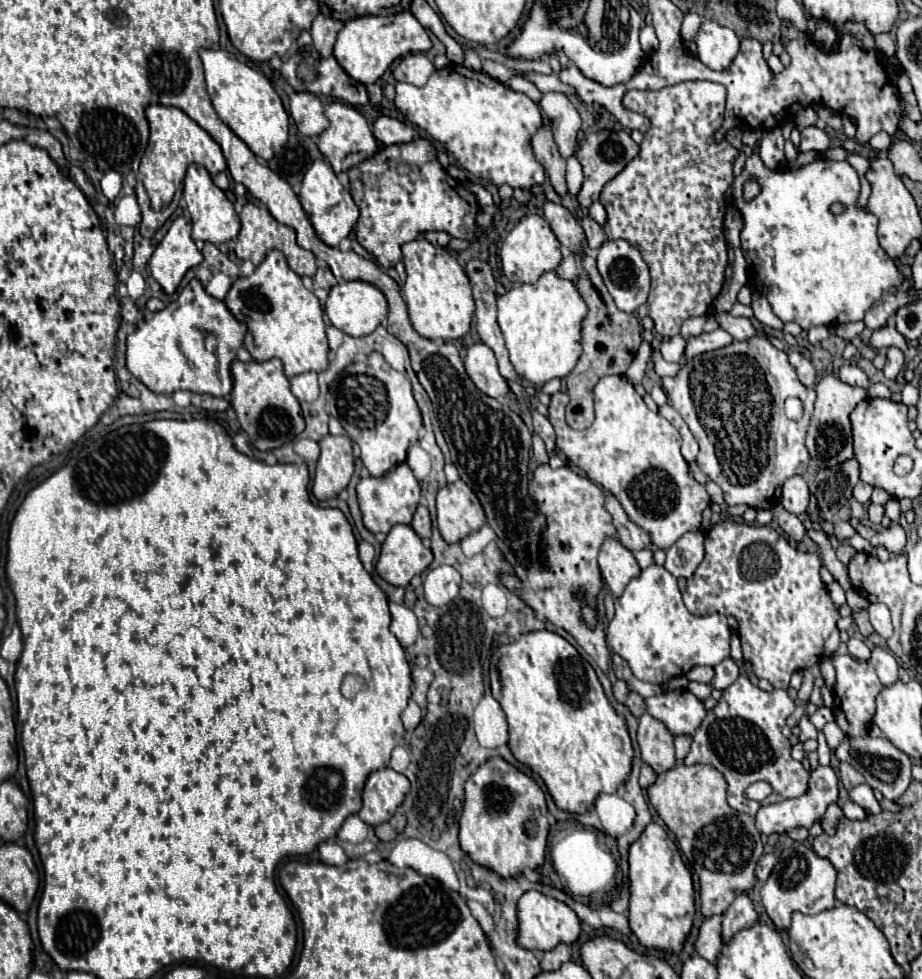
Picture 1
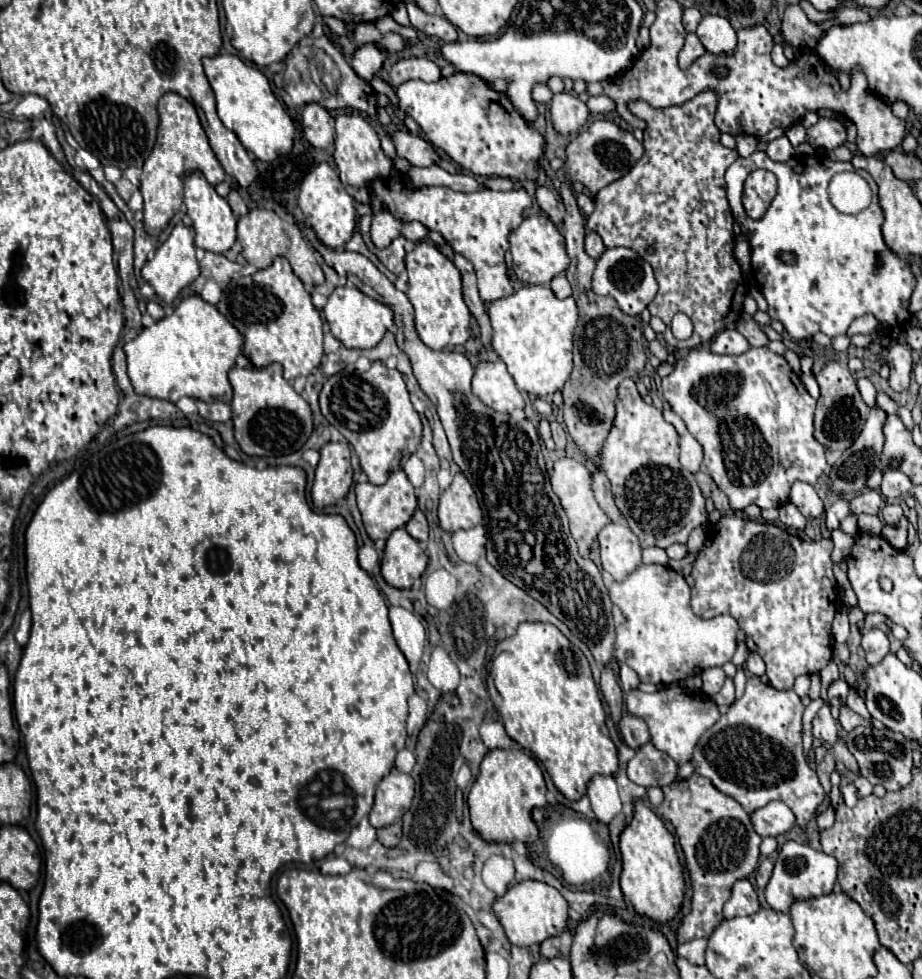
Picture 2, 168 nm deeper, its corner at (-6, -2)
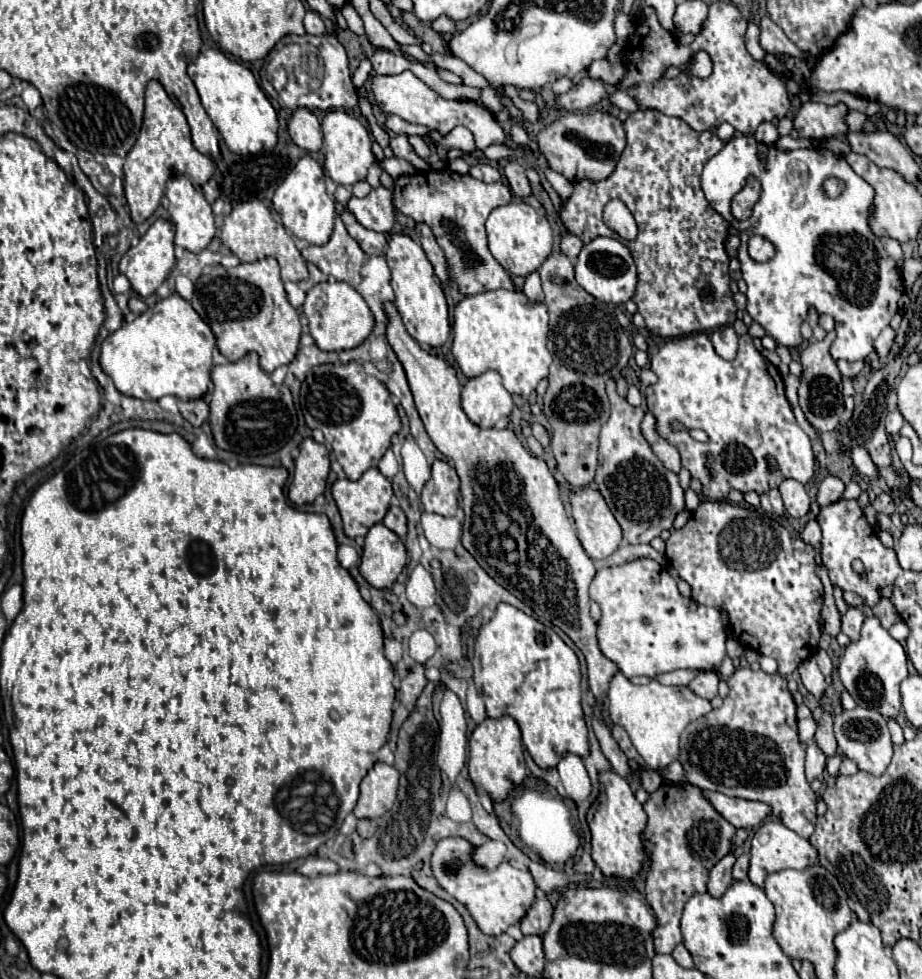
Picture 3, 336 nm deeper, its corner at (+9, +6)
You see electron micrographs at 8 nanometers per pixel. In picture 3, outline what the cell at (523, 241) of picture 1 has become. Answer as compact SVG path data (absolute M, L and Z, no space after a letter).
M507 204L495 208L487 218L487 236L489 236L489 250L495 256L495 260L509 270L509 274L527 276L531 272L537 272L537 268L547 260L553 248L553 230L545 216L539 216L537 210L527 204Z

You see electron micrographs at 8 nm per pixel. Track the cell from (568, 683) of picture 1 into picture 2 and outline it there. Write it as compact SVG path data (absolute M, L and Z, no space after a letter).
M522 622L518 624L514 636L498 642L494 652L498 654L494 654L496 658L492 660L490 676L500 694L496 710L504 722L506 734L520 746L526 746L526 750L534 752L534 756L548 770L554 786L568 800L578 800L584 794L584 784L588 784L592 776L612 776L612 772L618 768L618 754L614 742L610 740L602 700L598 696L590 664L582 650L570 644L570 640L552 624Z

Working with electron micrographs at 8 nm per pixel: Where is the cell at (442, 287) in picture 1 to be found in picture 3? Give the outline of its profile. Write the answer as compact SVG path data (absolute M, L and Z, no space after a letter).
M393 234L389 240L389 250L385 258L391 268L391 286L395 292L395 306L403 318L405 330L419 344L443 346L451 334L451 318L449 318L449 308L447 308L441 282L437 280L433 266L425 256L425 250L417 242L413 242L407 234Z

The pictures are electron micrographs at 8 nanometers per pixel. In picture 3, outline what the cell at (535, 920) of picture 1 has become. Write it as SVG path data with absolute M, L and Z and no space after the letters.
M443 838L431 856L433 874L451 896L467 906L481 932L489 936L501 936L503 932L507 932L509 926L519 924L525 918L525 912L529 912L529 904L533 904L537 896L537 884L529 870L521 870L509 862L501 862L495 872L477 868L475 862L471 862L471 854L473 846L467 840Z

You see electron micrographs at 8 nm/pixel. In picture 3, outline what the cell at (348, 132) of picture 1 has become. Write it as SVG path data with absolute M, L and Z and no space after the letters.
M343 110L327 112L327 116L323 118L323 152L325 152L323 169L335 184L353 186L357 180L367 178L367 170L371 166L373 154L367 150L367 156L359 152L355 156L355 142L371 142L367 128L353 116L345 114Z

